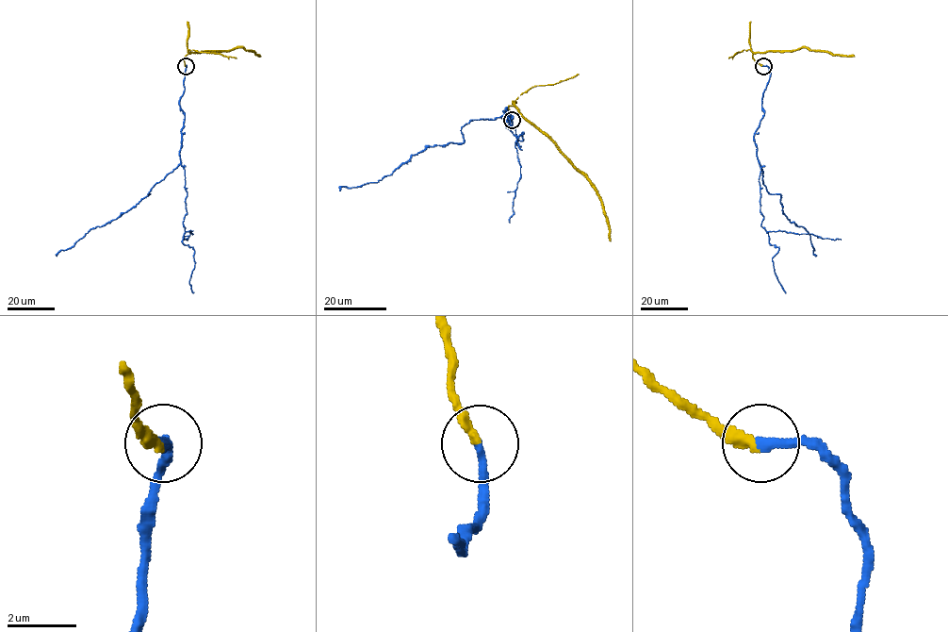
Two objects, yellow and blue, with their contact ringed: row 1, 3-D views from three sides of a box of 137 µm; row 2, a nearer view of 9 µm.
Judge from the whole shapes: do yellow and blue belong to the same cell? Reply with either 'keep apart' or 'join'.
join

